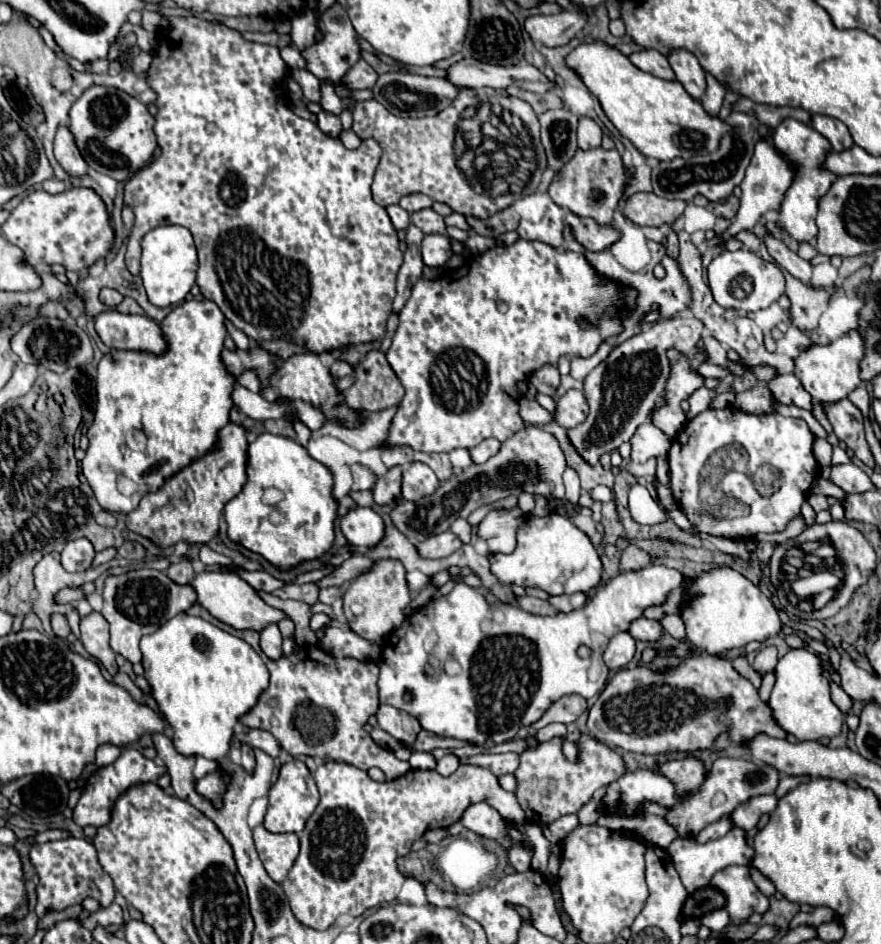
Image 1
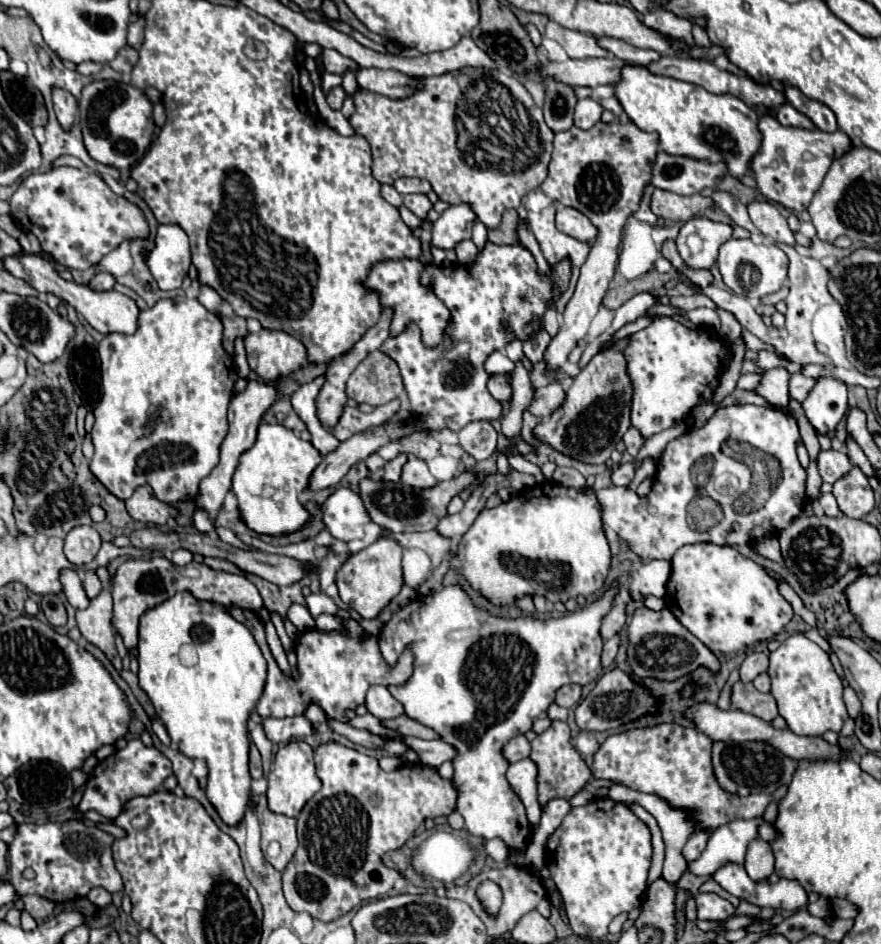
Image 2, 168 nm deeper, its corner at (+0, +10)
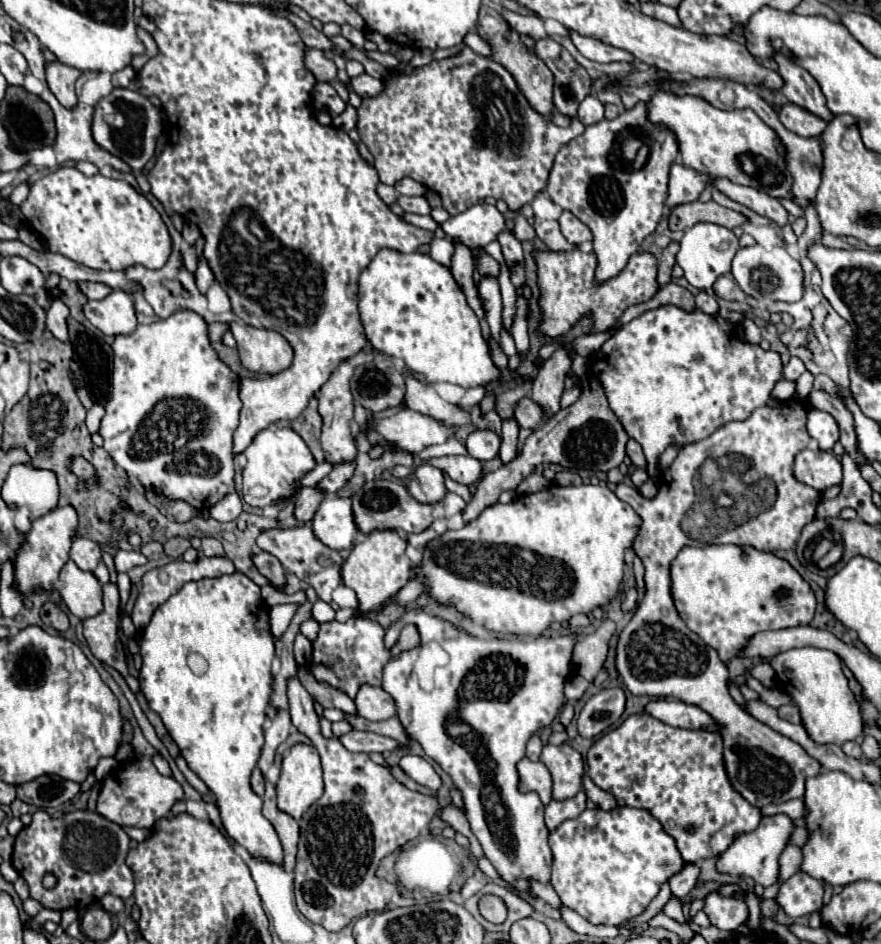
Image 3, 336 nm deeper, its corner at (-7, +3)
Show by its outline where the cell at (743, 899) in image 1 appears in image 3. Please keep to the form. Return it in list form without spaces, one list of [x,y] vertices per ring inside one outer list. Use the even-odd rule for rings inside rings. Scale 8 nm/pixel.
[[[796,873],[786,883],[780,885],[776,893],[776,903],[790,917],[810,915],[822,909],[822,897],[824,897],[822,885],[824,885],[822,881],[816,881],[806,873]]]

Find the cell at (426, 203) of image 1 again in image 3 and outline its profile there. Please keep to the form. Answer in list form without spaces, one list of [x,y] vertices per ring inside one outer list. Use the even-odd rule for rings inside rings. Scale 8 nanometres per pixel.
[[[404,177],[402,181],[398,181],[398,183],[394,185],[394,189],[396,189],[400,195],[408,195],[408,197],[426,195],[426,191],[428,191],[428,189],[426,189],[422,183],[418,183],[418,181],[410,179],[410,177]]]

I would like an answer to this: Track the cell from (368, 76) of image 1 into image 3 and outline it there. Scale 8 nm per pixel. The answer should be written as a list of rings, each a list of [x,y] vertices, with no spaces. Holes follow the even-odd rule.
[[[308,49],[306,51],[306,59],[308,59],[308,69],[314,73],[314,77],[318,81],[326,81],[332,83],[338,75],[338,67],[332,59],[326,59],[322,51],[318,49]]]

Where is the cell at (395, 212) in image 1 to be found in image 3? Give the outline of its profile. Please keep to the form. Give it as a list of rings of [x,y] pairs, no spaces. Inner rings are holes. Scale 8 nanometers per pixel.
[[[380,183],[380,185],[378,185],[378,195],[380,195],[380,199],[382,199],[384,203],[388,203],[388,205],[394,205],[394,203],[396,203],[396,199],[398,199],[396,189],[394,189],[394,187],[390,187],[390,185],[384,185],[384,183]]]

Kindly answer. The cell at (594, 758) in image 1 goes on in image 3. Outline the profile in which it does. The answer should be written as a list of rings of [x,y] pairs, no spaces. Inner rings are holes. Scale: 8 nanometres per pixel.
[[[568,743],[544,745],[540,761],[548,767],[554,781],[552,799],[570,799],[582,791],[584,759]]]

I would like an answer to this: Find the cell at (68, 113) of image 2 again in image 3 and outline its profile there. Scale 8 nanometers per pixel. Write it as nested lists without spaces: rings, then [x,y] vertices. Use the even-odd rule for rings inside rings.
[[[48,63],[46,65],[46,81],[54,97],[60,101],[62,107],[74,109],[78,105],[78,97],[74,93],[74,81],[82,75],[78,69],[72,69],[62,63]]]

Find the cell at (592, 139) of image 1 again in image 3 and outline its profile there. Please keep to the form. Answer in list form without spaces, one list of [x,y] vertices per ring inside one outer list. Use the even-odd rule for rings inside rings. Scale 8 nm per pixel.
[[[588,95],[578,107],[578,121],[588,127],[602,119],[604,119],[604,105],[594,95]]]

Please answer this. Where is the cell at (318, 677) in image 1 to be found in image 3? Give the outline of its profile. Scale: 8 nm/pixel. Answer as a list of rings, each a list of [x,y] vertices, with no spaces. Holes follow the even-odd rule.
[[[354,615],[346,623],[330,621],[330,623],[320,625],[316,641],[312,641],[314,653],[312,653],[312,661],[310,661],[310,671],[314,673],[316,681],[328,683],[330,687],[334,687],[334,689],[342,691],[344,695],[348,695],[350,699],[354,699],[362,685],[376,685],[376,687],[382,685],[382,669],[384,669],[386,661],[390,661],[390,657],[398,657],[400,653],[410,651],[418,645],[420,645],[418,629],[414,625],[406,625],[402,629],[402,635],[400,635],[400,641],[396,643],[396,647],[386,649],[382,625],[374,619]]]

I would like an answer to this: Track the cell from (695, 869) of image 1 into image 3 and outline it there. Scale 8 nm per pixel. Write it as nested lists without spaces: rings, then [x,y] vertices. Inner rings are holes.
[[[778,813],[772,817],[762,817],[758,829],[754,829],[752,833],[736,835],[732,845],[722,855],[718,855],[716,871],[726,873],[726,875],[738,875],[738,877],[746,875],[764,887],[774,885],[778,879],[778,855],[784,851],[792,829],[794,829],[794,825],[788,815]]]

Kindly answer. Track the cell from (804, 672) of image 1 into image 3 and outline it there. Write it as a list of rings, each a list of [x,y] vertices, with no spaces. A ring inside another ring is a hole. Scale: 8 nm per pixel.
[[[802,647],[778,653],[776,657],[770,659],[770,665],[776,671],[776,679],[780,679],[782,689],[800,709],[800,719],[810,739],[818,743],[842,745],[862,735],[860,707],[854,701],[854,695],[842,673],[842,661],[838,655],[826,649]]]

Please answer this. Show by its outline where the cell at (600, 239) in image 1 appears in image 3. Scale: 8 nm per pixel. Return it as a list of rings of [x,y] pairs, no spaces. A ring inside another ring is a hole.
[[[564,211],[564,213],[560,215],[558,223],[560,223],[562,235],[564,235],[572,245],[578,247],[578,245],[582,245],[582,243],[586,243],[586,241],[592,241],[590,229],[588,229],[580,219],[576,219],[570,211]]]

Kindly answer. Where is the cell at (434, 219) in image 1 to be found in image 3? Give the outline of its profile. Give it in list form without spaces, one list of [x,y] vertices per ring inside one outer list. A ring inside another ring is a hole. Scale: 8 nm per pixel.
[[[398,197],[398,205],[406,211],[406,213],[418,213],[418,215],[430,215],[430,205],[426,201],[426,197]]]

